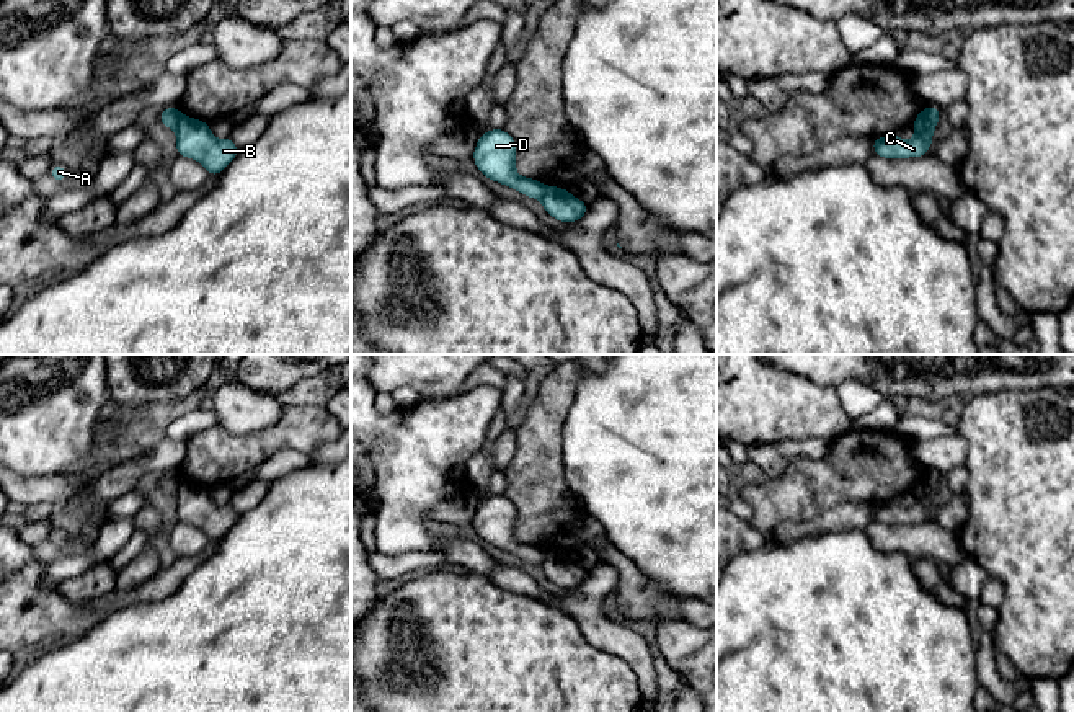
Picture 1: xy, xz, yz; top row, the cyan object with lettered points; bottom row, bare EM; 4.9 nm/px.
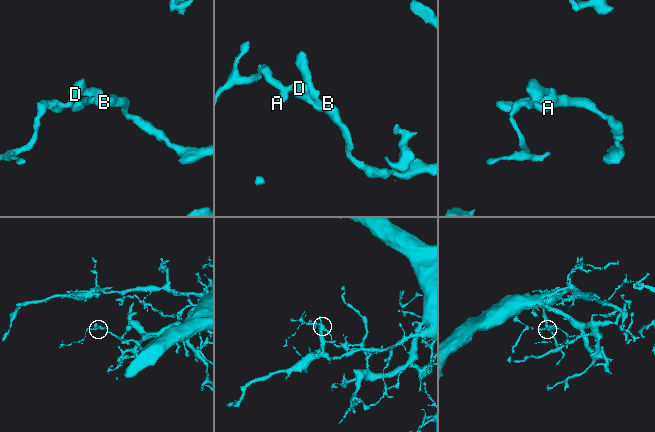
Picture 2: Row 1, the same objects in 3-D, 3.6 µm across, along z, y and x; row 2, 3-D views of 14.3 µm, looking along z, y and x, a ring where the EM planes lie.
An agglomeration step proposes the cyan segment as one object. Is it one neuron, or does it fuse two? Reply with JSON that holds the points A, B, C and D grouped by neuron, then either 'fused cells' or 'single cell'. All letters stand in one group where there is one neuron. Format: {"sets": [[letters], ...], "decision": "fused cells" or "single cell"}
{"sets": [["A", "D"], ["B", "C"]], "decision": "fused cells"}

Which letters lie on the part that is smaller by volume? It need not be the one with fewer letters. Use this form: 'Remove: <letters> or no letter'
Remove: A, D

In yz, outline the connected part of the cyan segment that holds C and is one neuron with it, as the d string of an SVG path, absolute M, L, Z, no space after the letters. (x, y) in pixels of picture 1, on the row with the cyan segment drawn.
M935 106L925 108L924 124L916 129L916 136L911 140L903 140L896 134L875 137L873 152L883 158L909 158L924 157L932 145L932 134L937 127L937 121L942 111Z

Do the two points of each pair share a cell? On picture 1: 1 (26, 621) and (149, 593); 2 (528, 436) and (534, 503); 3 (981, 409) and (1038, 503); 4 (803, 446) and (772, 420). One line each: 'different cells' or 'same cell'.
1: same cell
2: same cell
3: same cell
4: different cells

